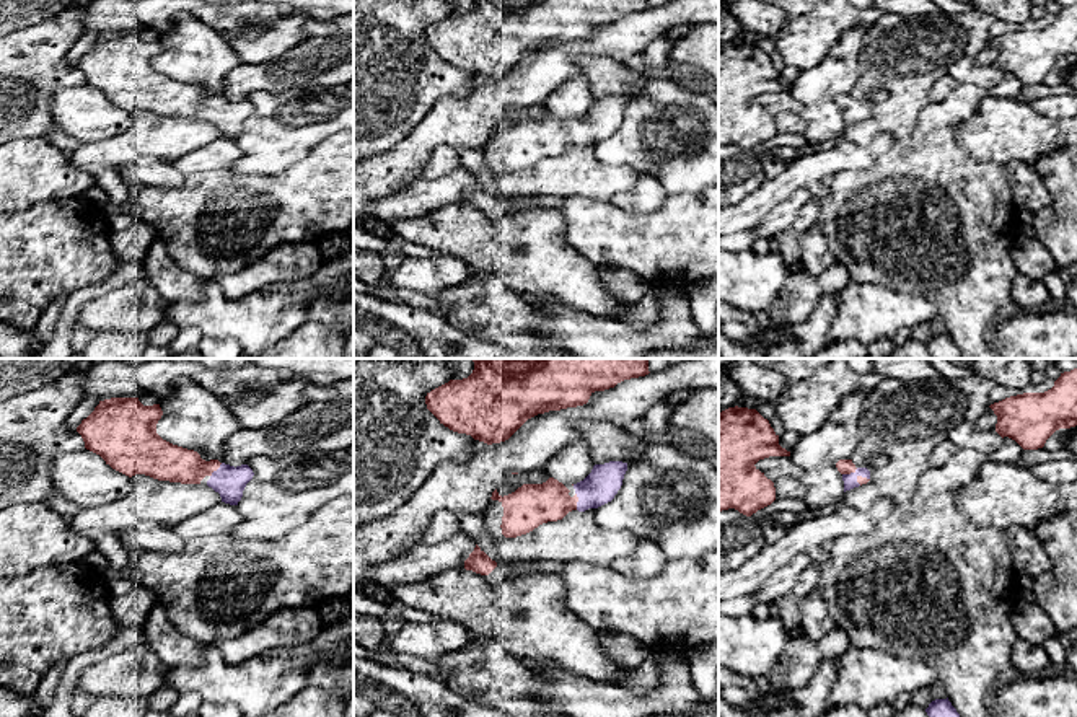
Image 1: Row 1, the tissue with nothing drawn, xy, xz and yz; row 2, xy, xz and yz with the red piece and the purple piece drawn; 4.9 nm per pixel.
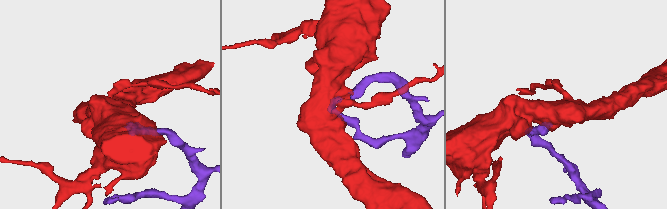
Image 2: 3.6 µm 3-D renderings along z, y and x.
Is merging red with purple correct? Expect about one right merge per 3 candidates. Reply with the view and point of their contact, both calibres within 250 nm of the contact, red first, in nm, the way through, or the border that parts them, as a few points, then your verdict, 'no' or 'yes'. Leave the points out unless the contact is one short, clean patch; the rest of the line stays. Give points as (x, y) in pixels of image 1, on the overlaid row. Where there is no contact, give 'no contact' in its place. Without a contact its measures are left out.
contact xz (577, 501); calibres 220 and 170 nm; way xz (530, 505), (577, 501), (602, 484); yes

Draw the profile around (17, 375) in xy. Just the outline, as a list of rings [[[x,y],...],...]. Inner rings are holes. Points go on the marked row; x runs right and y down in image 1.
[[[0,358],[0,401],[29,393],[83,367],[88,358]]]

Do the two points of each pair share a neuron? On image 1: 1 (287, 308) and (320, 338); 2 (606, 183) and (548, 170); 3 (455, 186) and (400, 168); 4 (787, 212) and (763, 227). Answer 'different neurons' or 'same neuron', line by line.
1: different neurons
2: same neuron
3: different neurons
4: same neuron

